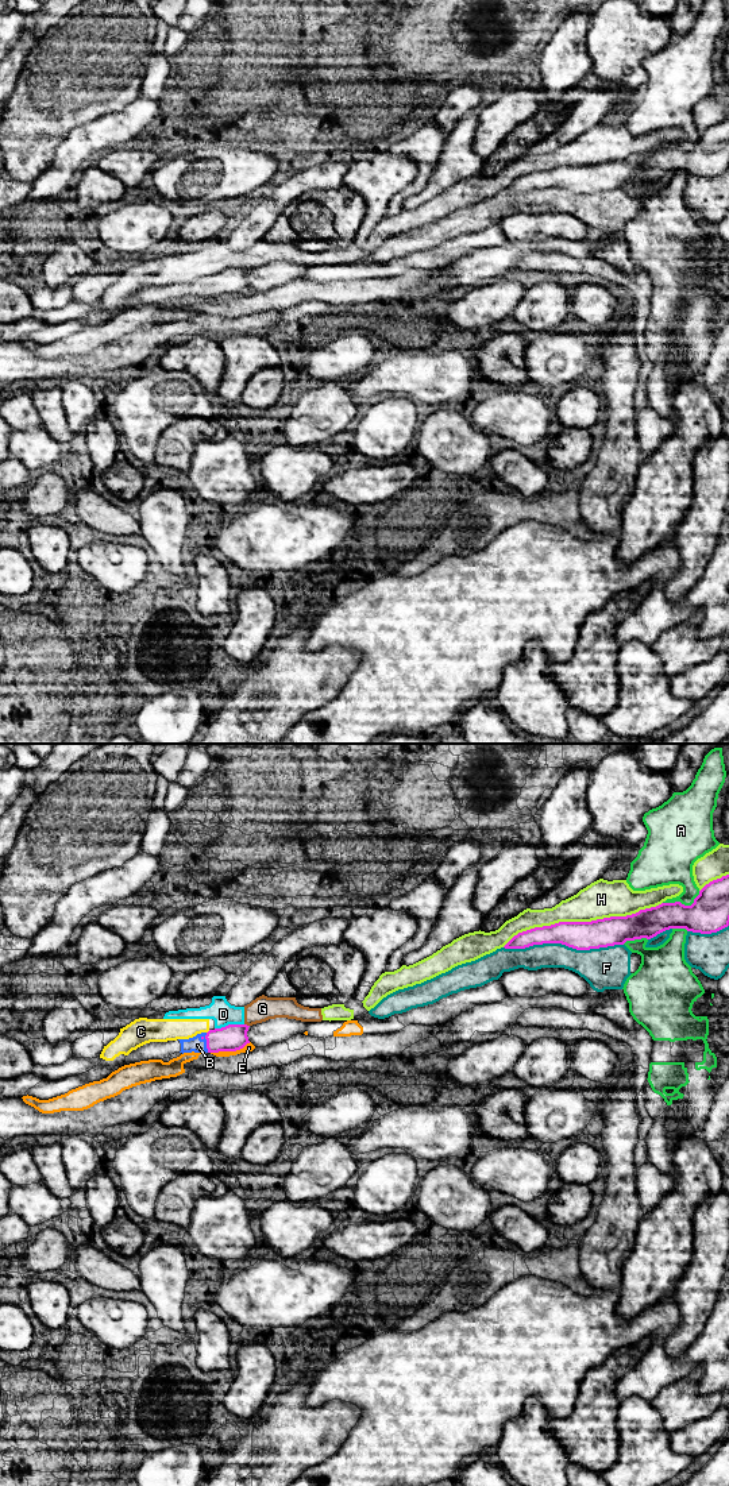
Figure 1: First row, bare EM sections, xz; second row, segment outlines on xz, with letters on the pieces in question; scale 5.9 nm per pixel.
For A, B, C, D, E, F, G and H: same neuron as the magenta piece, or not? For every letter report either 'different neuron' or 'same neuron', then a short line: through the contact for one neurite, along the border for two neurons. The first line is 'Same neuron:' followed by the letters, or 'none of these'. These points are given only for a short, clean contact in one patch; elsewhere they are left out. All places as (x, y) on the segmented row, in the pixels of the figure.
Same neuron: B
A: different neuron
B: same neuron | xz (234, 1037), (207, 1042), (197, 1045)
C: different neuron | xz (209, 1030), (207, 1033)
D: different neuron | xz (243, 1023), (228, 1023), (215, 1029)
E: different neuron | xz (250, 1042), (235, 1050), (211, 1053)
F: different neuron
G: different neuron | xz (245, 1023), (249, 1026)
H: different neuron

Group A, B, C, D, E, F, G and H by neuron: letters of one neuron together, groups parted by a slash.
A / B / C D G H / E / F

